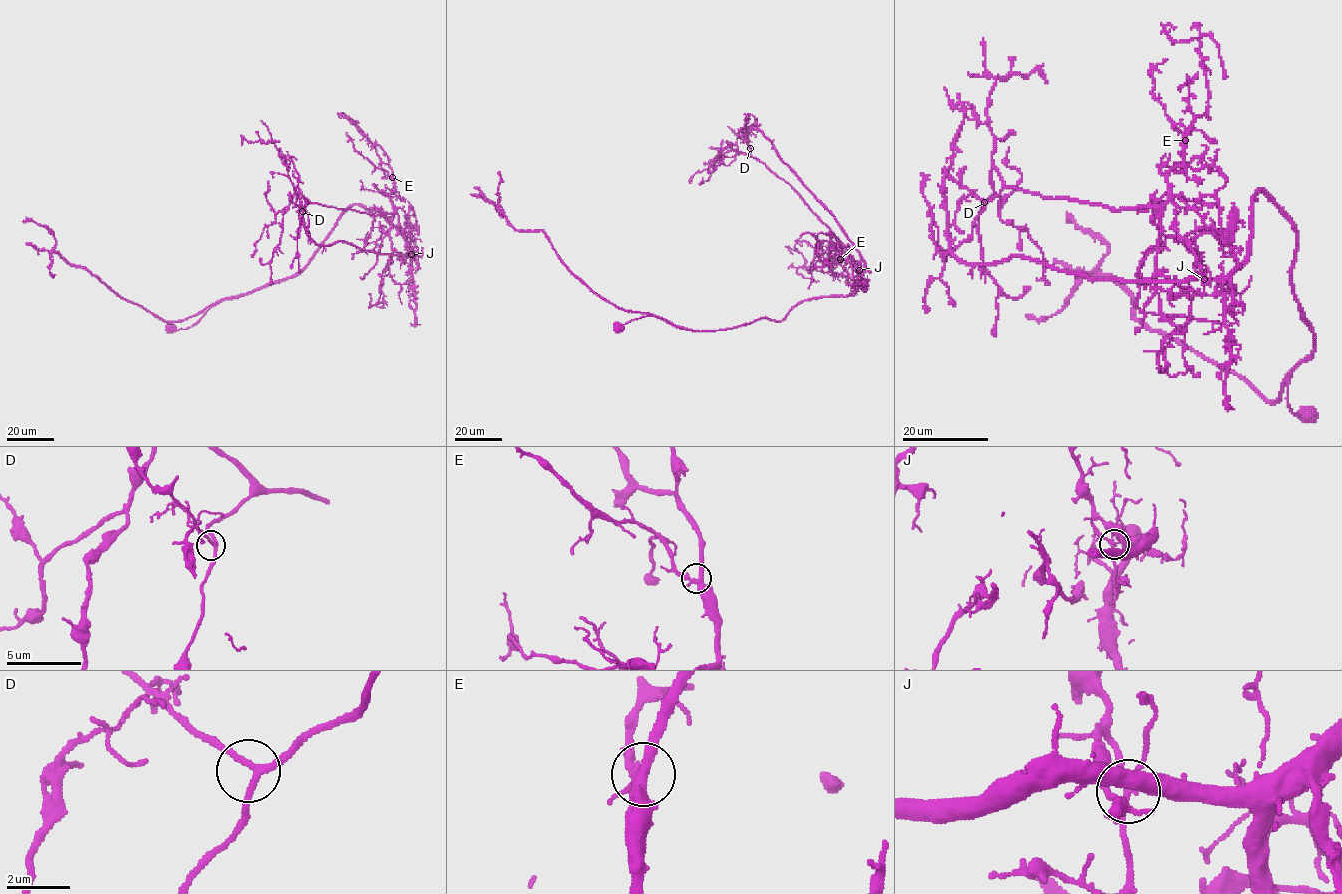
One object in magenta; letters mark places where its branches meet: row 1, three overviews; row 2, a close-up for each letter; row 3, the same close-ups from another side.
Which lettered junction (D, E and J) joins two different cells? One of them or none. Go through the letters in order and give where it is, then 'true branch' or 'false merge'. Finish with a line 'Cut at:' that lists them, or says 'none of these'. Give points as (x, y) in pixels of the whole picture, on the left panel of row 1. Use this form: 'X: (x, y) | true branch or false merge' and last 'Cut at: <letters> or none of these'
D: (302, 211) | true branch
E: (392, 177) | true branch
J: (411, 254) | false merge
Cut at: J

